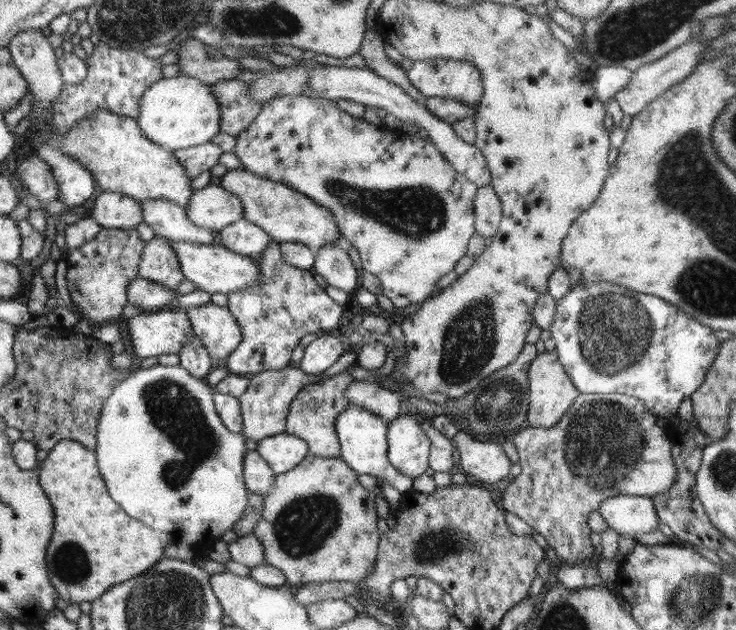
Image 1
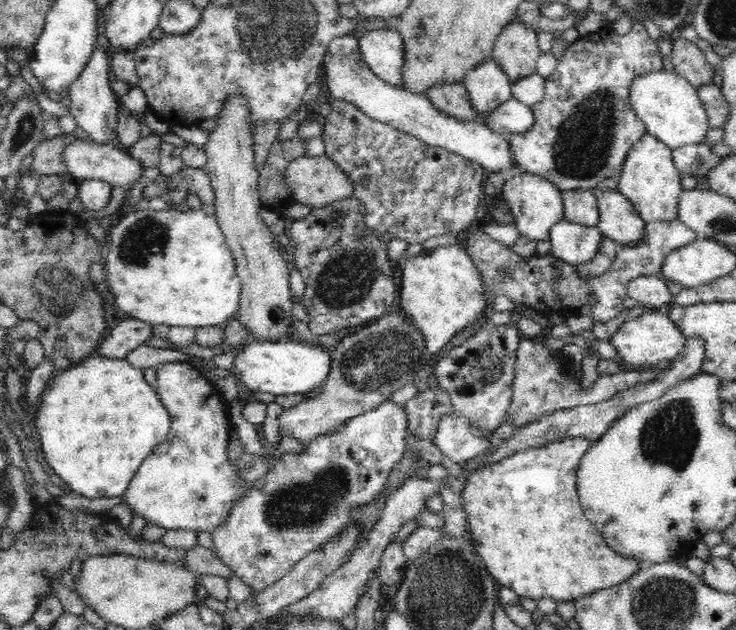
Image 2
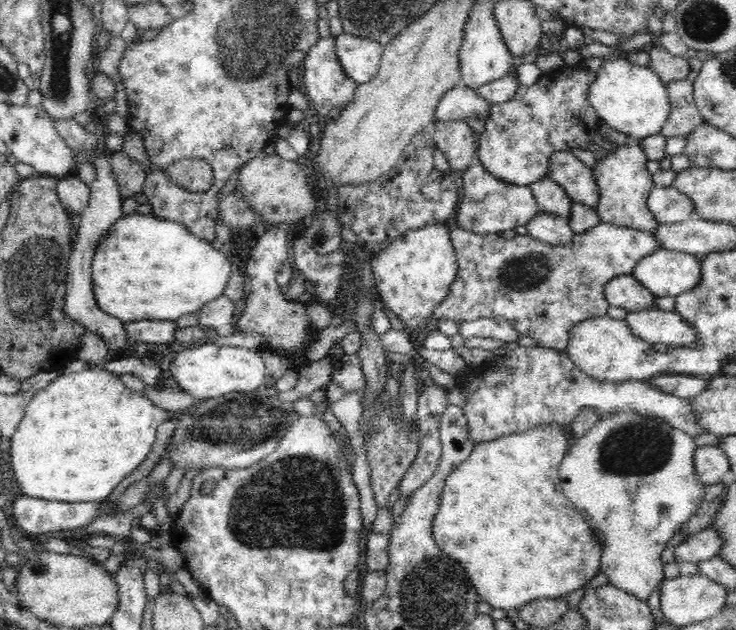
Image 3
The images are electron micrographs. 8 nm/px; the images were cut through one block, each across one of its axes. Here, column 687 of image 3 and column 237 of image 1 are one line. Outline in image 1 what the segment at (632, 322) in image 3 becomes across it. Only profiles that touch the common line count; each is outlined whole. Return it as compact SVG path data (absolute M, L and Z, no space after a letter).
M214 303L186 310L193 334L206 347L214 366L227 363L229 355L242 342L242 329L228 307Z

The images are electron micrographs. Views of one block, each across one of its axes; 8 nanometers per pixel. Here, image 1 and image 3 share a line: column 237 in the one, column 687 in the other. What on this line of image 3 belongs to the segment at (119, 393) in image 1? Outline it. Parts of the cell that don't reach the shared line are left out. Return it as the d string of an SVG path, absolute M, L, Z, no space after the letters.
M620 411L602 416L584 436L574 438L560 464L564 494L603 540L601 572L613 586L643 602L665 580L661 556L668 542L696 514L700 502L704 502L704 485L696 479L694 467L696 448L693 436L670 426L664 419Z

